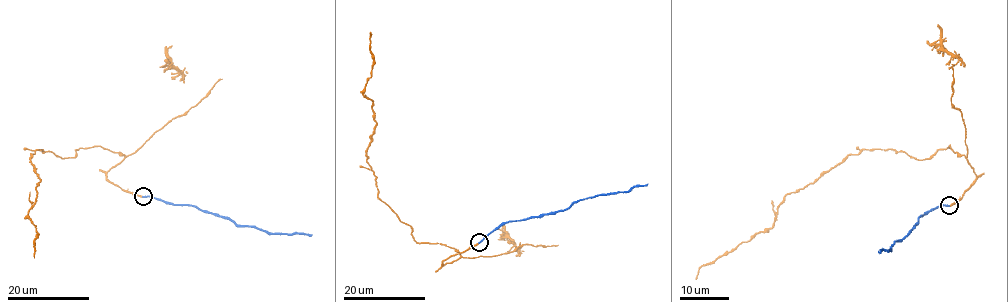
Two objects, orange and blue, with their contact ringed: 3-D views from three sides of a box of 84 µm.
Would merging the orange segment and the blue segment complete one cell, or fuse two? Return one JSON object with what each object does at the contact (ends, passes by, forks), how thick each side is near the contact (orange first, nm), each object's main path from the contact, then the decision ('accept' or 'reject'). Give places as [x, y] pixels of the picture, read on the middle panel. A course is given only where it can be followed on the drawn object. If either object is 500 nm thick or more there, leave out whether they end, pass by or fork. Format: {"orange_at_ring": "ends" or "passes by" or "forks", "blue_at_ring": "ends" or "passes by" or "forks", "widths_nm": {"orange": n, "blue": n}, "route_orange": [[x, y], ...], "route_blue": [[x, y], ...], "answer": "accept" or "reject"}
{"orange_at_ring": "ends", "blue_at_ring": "ends", "widths_nm": {"orange": 240, "blue": 280}, "route_orange": [[479, 242], [443, 265], [459, 255], [417, 242], [378, 197], [366, 159], [376, 124], [363, 95], [370, 31]], "route_blue": [[479, 242], [509, 221], [543, 216], [565, 210], [573, 203], [628, 192], [648, 183]], "answer": "accept"}

